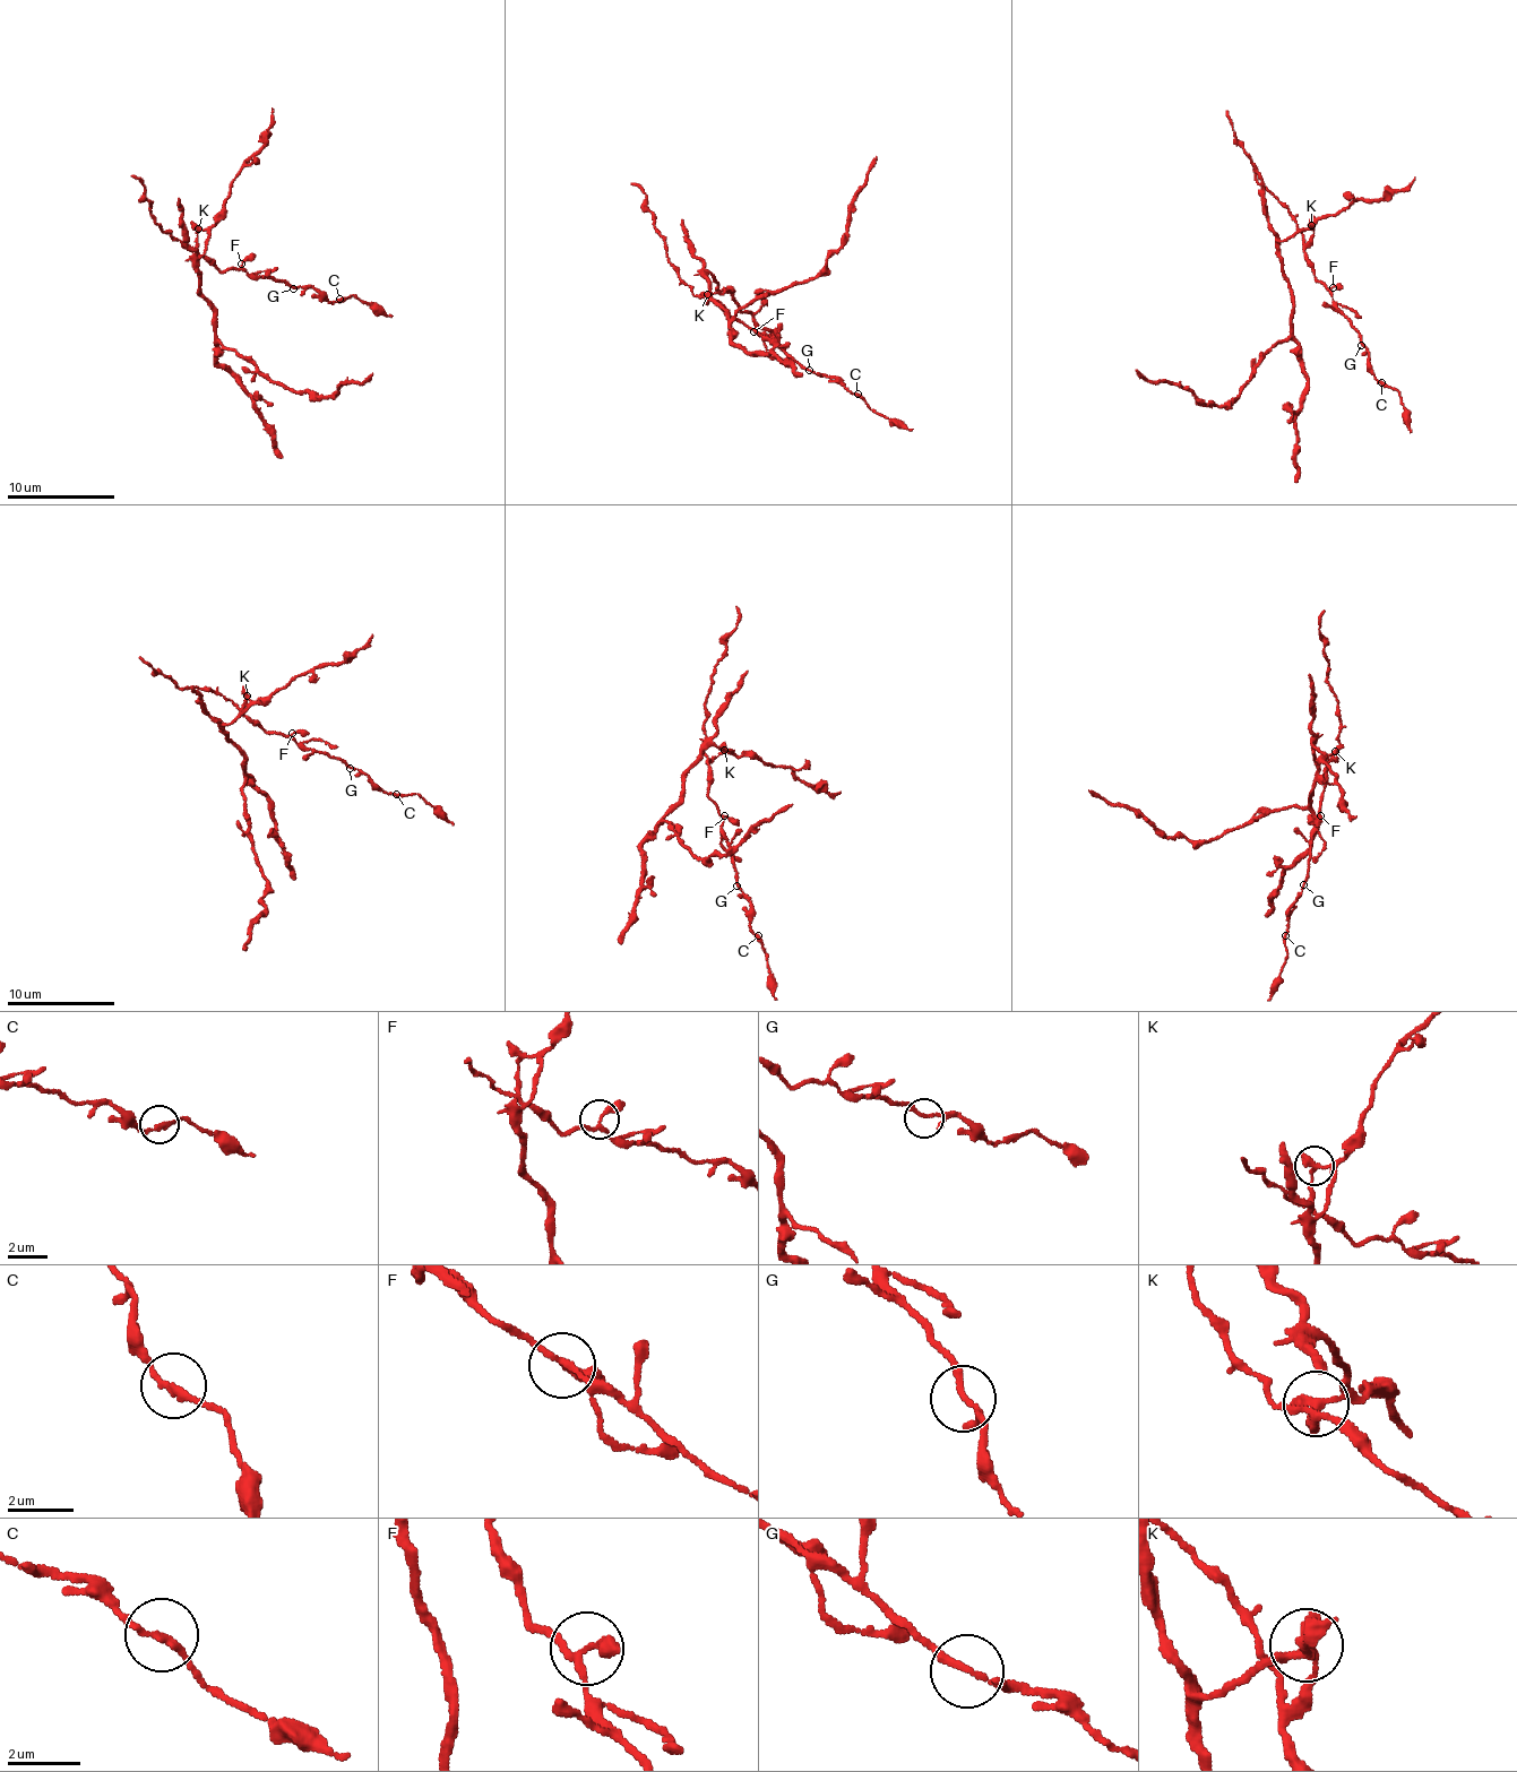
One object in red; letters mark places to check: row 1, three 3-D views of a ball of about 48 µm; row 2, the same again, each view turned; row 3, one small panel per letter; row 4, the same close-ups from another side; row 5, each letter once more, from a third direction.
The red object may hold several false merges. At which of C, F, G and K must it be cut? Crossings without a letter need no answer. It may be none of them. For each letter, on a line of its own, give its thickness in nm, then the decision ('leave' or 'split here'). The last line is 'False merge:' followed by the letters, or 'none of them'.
C: calibre 190 nm; leave
F: calibre 180 nm; leave
G: calibre 160 nm; leave
K: calibre 240 nm; split here
False merge: K

